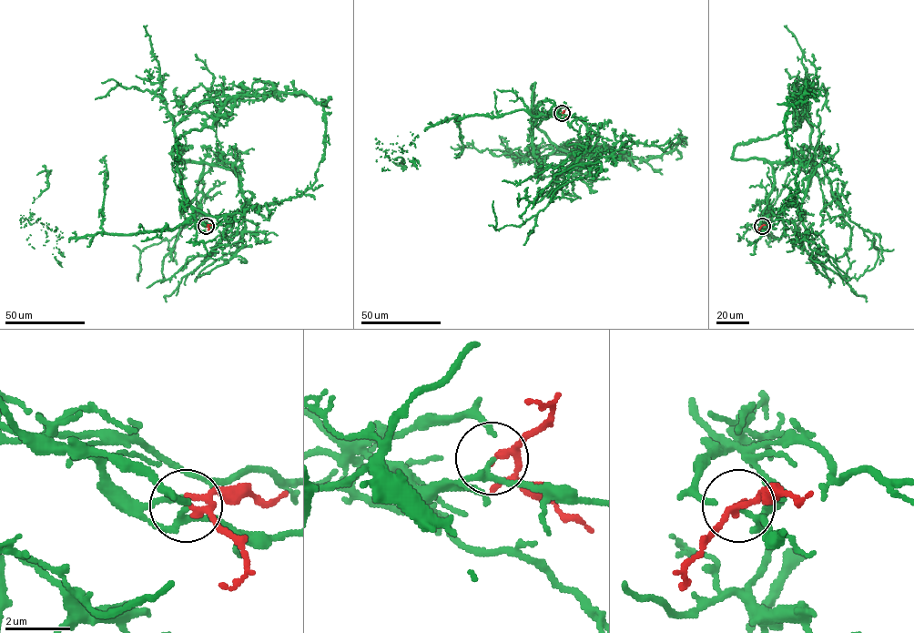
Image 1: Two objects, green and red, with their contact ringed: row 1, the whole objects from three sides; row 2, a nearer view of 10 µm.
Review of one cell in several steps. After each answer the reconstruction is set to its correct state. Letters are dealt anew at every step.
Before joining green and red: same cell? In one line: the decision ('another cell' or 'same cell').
another cell

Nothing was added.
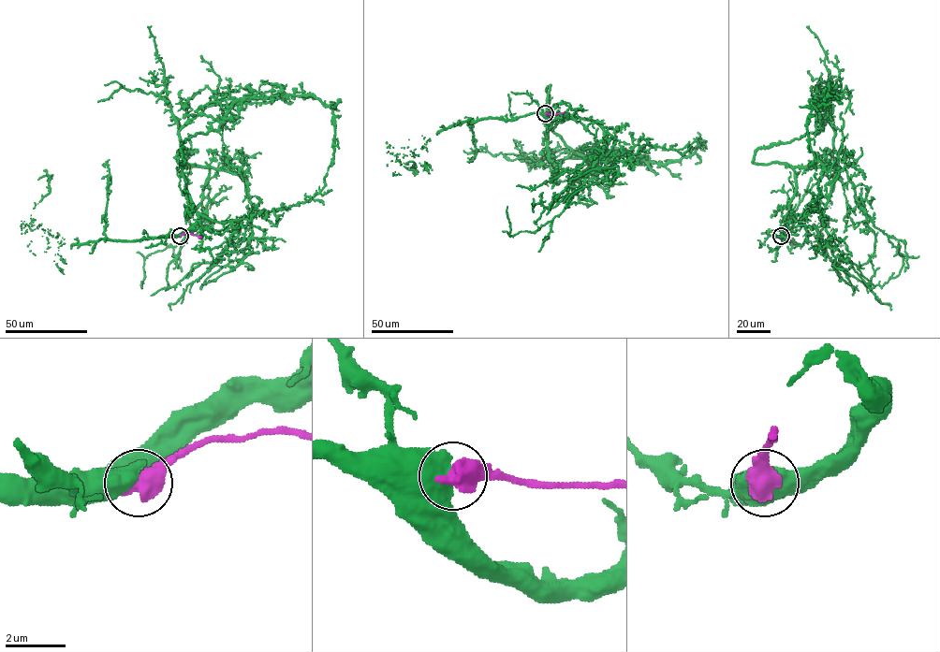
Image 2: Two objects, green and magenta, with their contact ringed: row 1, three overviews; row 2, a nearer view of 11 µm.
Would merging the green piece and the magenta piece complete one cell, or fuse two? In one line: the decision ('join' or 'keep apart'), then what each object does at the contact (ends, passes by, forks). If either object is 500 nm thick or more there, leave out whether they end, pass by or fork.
keep apart

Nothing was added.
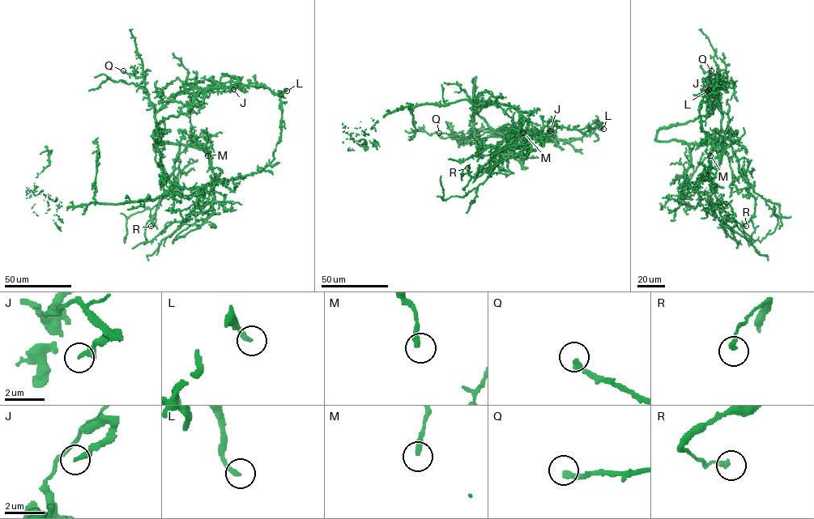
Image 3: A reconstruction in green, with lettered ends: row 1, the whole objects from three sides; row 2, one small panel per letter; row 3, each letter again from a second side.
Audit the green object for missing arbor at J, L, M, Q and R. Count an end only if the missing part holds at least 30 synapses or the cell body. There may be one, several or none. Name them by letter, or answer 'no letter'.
Q

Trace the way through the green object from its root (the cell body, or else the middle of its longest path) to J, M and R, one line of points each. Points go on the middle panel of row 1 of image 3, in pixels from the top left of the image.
J: (477, 112), (474, 111), (476, 142), (471, 144), (489, 137), (525, 131), (547, 137), (552, 129), (550, 130)
M: (477, 112), (474, 111), (475, 136), (481, 143), (504, 148), (523, 133)
R: (477, 112), (475, 136), (496, 153), (492, 168), (479, 176), (471, 176), (467, 168)

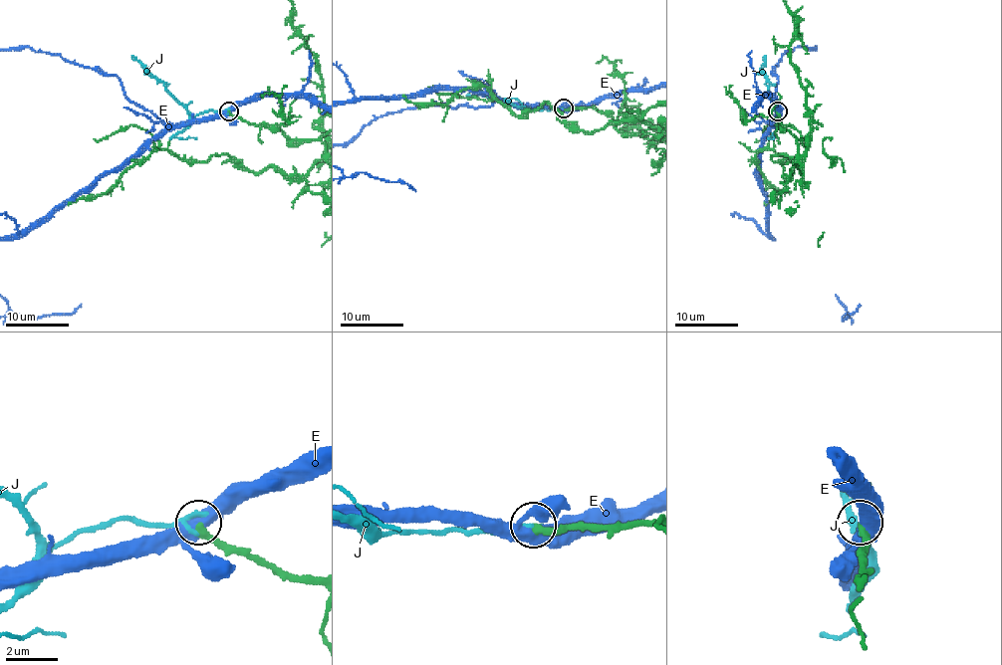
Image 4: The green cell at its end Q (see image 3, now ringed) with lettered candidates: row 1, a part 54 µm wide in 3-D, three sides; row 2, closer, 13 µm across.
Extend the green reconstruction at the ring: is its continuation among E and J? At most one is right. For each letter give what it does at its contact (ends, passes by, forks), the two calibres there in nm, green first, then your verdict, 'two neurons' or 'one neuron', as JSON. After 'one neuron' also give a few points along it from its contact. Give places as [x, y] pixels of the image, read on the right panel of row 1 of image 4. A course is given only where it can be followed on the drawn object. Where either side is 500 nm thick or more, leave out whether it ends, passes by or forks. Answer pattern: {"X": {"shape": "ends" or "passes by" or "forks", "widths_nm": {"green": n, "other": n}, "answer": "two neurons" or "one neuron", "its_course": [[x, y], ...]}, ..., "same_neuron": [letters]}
{"E": {"shape": "forks", "widths_nm": {"green": 280, "other": 440}, "answer": "two neurons"}, "J": {"shape": "passes by", "widths_nm": {"green": 300, "other": 110}, "answer": "two neurons"}, "same_neuron": []}

